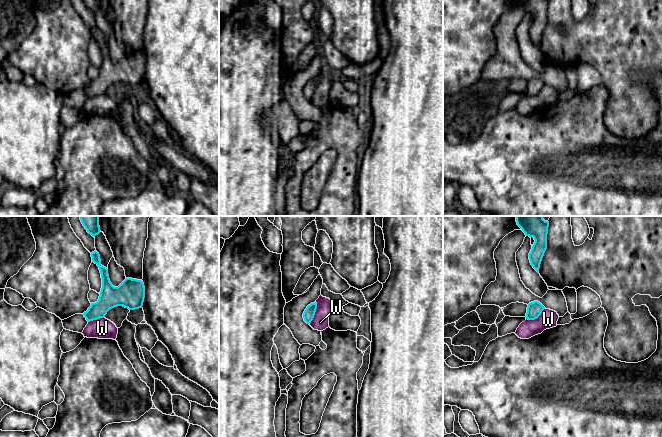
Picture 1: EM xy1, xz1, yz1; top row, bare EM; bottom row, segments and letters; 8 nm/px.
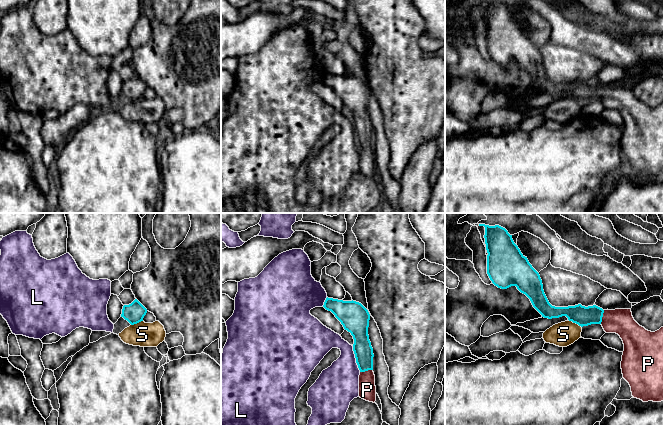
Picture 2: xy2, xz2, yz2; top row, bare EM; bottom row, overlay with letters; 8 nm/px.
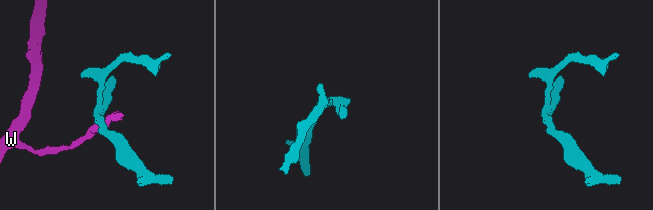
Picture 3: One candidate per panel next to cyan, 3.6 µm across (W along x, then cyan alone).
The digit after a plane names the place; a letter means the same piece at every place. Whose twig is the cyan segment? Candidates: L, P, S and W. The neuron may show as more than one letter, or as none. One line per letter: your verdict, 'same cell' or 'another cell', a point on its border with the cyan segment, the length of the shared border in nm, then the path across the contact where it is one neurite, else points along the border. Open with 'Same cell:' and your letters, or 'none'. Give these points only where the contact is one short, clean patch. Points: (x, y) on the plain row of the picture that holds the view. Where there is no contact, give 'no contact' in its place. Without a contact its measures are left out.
Same cell: P
L: another cell | xz2 (356, 135) | 220 nm
P: same cell | yz2 (602, 92) | 120 nm | across yz2 (583, 92), (602, 92), (612, 97), (620, 97)
S: another cell | yz2 (575, 98) | 130 nm | along yz2 (568, 95), (581, 103)
W: another cell | xz1 (314, 89) | 190 nm | along xz1 (316, 78), (316, 87), (309, 100)

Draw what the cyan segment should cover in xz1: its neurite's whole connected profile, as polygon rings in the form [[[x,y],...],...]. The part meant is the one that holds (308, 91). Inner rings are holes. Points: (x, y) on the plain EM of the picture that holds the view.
[[[316,78],[311,79],[311,80],[308,81],[307,84],[305,85],[305,87],[304,87],[304,89],[303,89],[303,94],[304,94],[304,97],[305,97],[307,100],[310,100],[311,97],[313,96],[314,91],[315,91],[315,88],[316,88],[316,85],[317,85],[317,79],[316,79]]]

